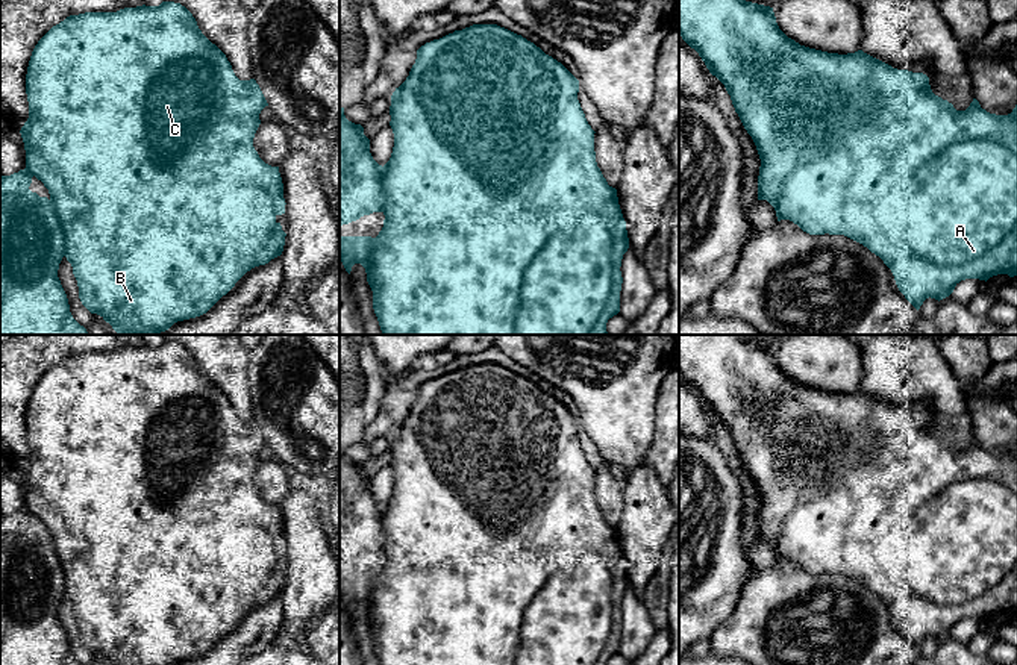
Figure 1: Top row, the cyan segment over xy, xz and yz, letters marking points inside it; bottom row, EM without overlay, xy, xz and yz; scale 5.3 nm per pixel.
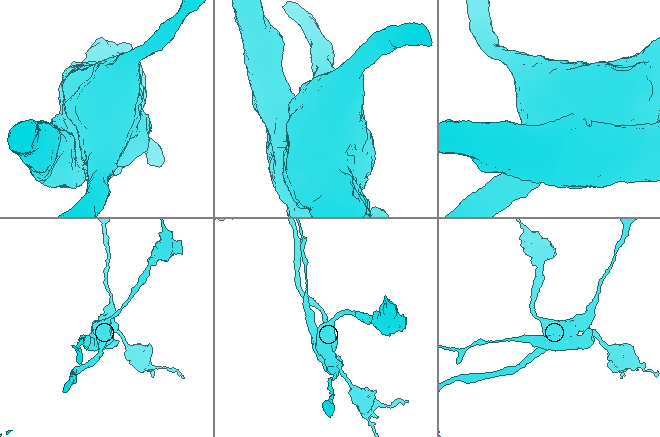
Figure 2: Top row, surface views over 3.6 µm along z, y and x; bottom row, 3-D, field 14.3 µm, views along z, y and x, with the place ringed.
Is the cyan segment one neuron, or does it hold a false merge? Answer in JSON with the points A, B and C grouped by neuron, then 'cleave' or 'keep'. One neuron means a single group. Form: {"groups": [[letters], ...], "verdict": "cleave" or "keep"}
{"groups": [["A"], ["B", "C"]], "verdict": "cleave"}

